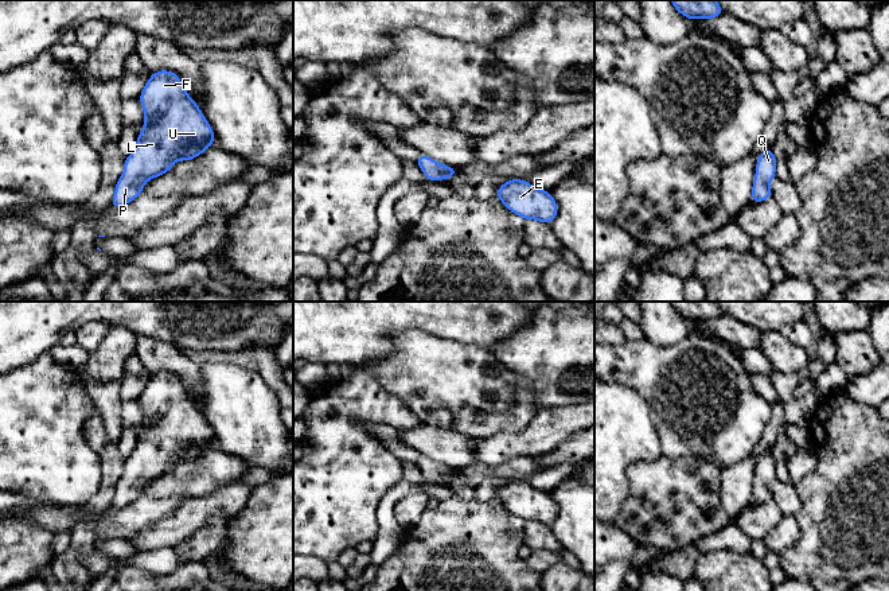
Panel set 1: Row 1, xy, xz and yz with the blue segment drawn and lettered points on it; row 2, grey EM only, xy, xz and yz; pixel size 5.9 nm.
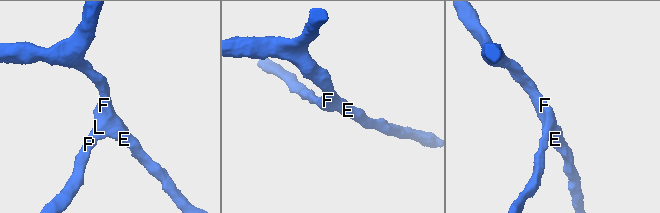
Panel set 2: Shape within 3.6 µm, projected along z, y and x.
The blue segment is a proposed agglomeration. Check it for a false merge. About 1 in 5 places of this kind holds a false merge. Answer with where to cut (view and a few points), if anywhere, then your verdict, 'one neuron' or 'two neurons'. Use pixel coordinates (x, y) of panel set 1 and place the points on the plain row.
no cut; one neuron

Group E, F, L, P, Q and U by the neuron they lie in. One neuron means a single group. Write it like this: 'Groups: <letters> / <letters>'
Groups: E F L P Q U

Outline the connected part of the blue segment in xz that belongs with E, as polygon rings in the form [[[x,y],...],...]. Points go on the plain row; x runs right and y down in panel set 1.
[[[508,481],[498,489],[495,498],[523,521],[537,521],[550,526],[558,514],[558,506],[549,493],[534,489],[523,481]]]

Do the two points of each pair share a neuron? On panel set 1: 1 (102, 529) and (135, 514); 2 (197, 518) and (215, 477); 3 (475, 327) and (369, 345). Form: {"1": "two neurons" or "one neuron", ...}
{"1": "one neuron", "2": "two neurons", "3": "one neuron"}

